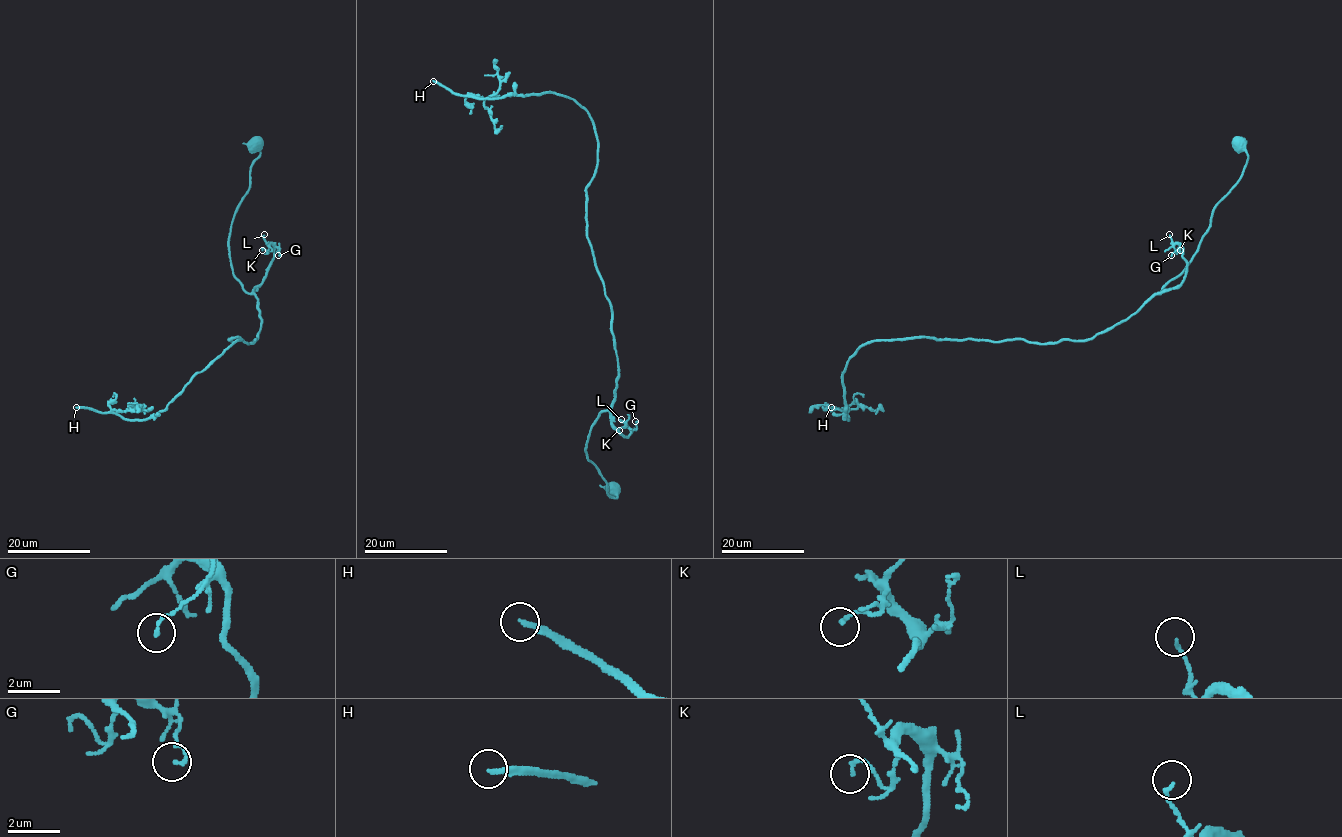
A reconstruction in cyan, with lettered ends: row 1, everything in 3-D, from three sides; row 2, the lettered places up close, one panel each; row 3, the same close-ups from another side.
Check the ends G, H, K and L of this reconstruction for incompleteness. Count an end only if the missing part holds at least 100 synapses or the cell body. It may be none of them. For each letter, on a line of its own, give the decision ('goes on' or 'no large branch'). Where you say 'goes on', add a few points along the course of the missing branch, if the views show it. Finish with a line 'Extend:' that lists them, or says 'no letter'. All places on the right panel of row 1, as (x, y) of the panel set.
G: no large branch
H: goes on | (831, 407), (797, 432), (846, 458), (880, 447), (869, 456), (885, 465), (872, 456)
K: no large branch
L: no large branch
Extend: H

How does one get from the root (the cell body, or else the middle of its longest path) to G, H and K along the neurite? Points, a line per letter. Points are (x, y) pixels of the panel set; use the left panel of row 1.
G: (255, 142), (259, 156), (228, 238), (232, 274), (251, 293), (266, 275), (276, 247), (278, 255)
H: (255, 142), (228, 250), (257, 300), (257, 338), (229, 338), (241, 339), (155, 417), (76, 407)
K: (255, 142), (259, 156), (228, 238), (232, 274), (248, 293), (274, 256), (271, 244), (262, 250)

